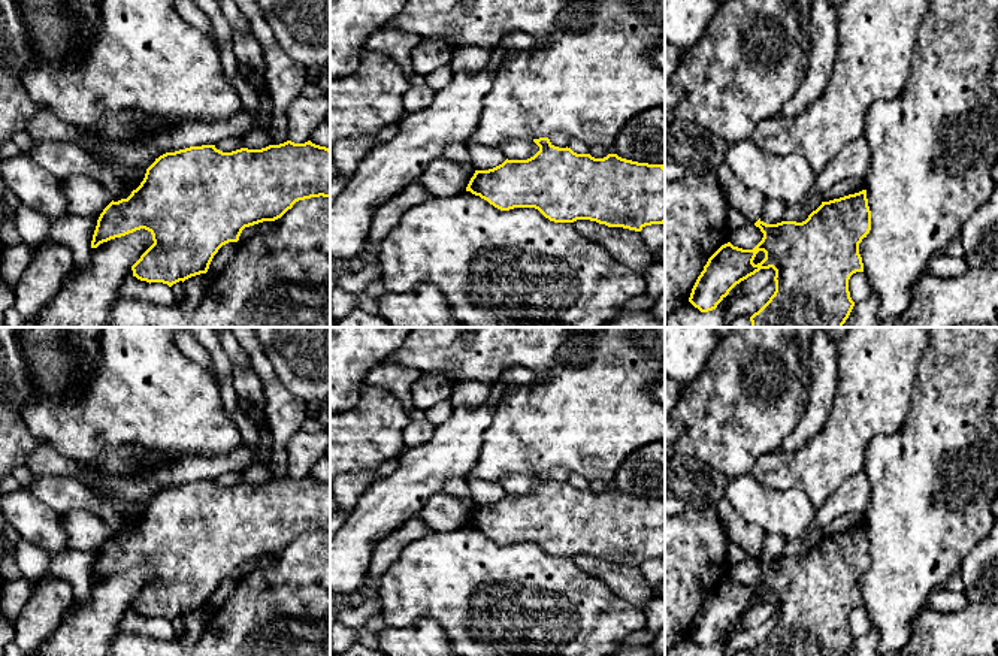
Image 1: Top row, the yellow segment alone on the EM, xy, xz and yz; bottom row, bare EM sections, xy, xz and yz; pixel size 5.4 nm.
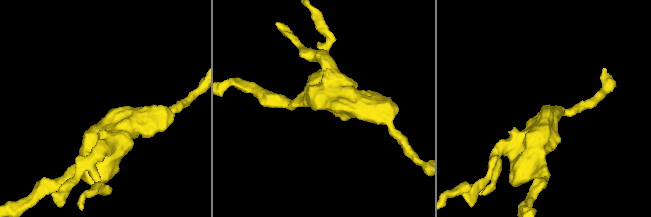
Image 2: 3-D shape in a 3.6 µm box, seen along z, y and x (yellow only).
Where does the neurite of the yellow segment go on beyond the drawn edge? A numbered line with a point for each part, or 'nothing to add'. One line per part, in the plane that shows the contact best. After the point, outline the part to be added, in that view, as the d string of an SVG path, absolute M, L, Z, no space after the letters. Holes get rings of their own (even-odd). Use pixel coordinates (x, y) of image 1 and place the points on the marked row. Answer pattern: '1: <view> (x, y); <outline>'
nothing to add

